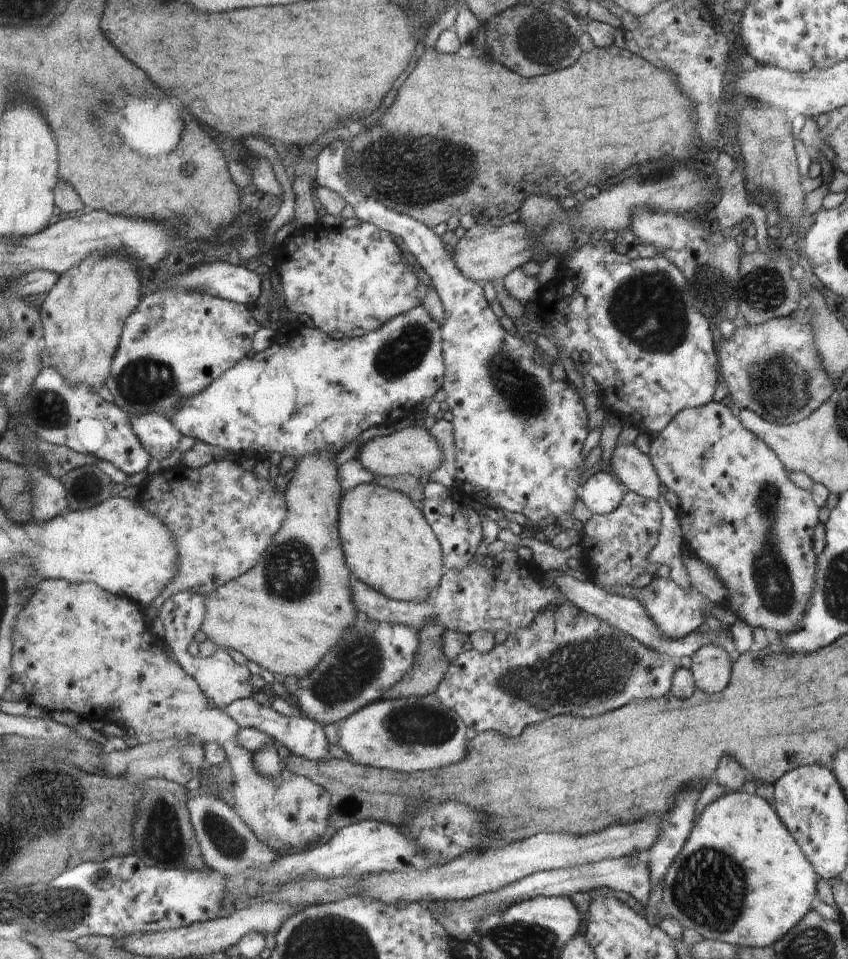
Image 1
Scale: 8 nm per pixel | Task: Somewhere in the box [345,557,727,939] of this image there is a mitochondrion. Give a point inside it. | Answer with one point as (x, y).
(563, 678)

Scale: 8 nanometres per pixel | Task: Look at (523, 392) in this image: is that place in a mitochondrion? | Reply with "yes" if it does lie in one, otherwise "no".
yes

